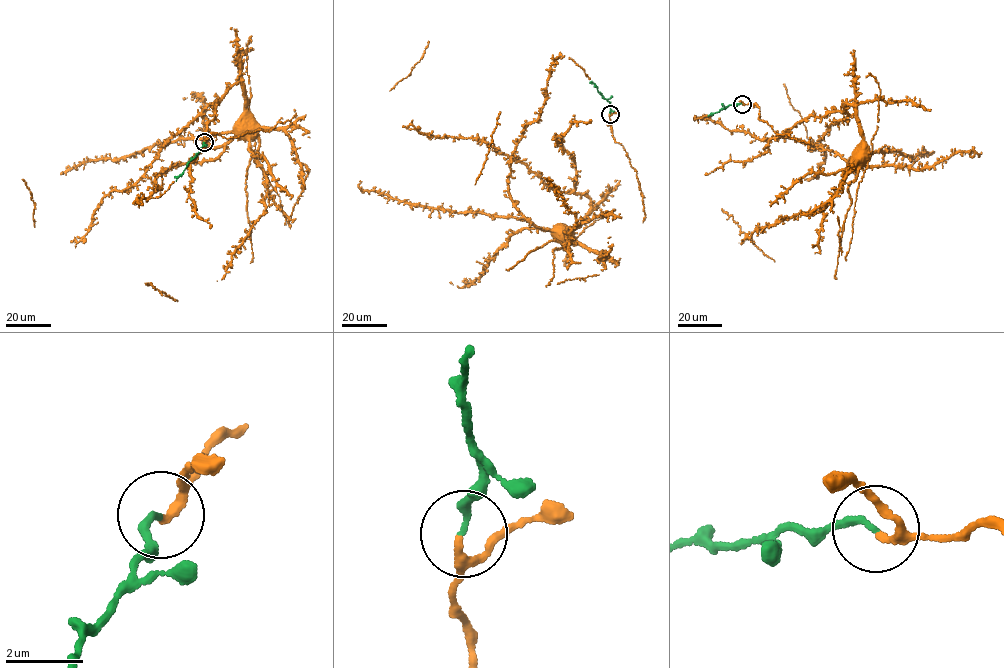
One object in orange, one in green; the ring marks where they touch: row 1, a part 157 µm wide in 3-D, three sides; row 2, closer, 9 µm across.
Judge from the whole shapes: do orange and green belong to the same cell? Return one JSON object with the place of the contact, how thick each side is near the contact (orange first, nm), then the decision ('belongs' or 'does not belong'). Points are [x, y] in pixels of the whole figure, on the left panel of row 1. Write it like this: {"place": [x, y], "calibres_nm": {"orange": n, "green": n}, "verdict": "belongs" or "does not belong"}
{"place": [204, 142], "calibres_nm": {"orange": 140, "green": 170}, "verdict": "belongs"}

